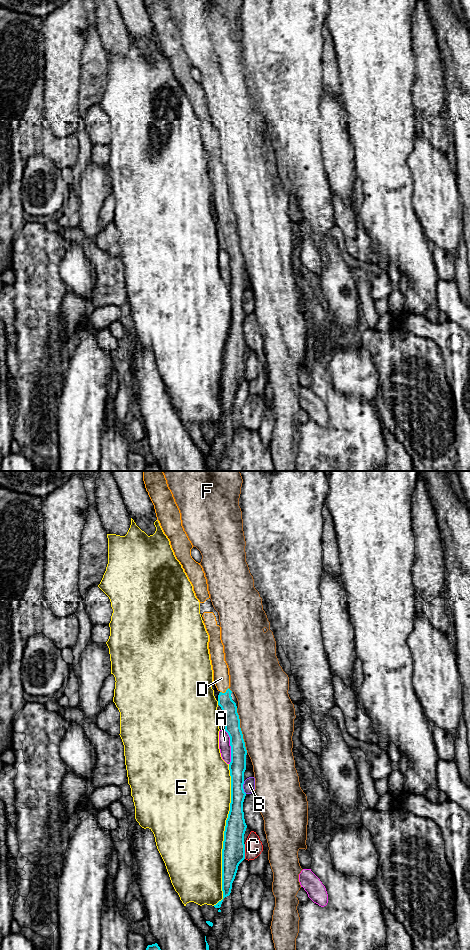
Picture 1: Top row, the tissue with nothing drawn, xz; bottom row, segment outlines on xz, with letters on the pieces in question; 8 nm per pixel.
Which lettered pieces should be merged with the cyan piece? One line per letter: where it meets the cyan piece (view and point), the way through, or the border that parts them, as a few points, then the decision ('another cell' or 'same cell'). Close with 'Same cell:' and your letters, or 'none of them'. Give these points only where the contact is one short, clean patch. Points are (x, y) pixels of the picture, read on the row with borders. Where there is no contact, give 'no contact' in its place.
A: meets cyan in xz at (231, 747); another cell
B: meets cyan in xz at (242, 787); another cell
C: meets cyan in xz at (244, 851); another cell
D: meets cyan in xz at (225, 692); runs through xz (232, 722), (225, 692), (221, 678); same cell
E: meets cyan in xz at (224, 836); another cell
F: meets cyan in xz at (240, 730); another cell
Same cell: D

